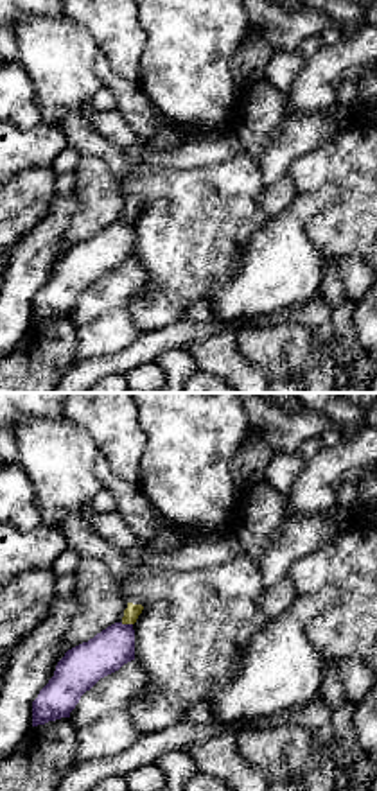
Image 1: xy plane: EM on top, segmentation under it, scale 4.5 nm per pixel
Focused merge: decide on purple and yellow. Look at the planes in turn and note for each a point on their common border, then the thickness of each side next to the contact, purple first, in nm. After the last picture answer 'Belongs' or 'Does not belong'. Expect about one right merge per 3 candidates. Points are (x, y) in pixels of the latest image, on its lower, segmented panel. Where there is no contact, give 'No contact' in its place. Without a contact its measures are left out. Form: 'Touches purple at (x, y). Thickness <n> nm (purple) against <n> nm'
Touches purple at (126, 625). Thickness 180 nm (purple) against 70 nm

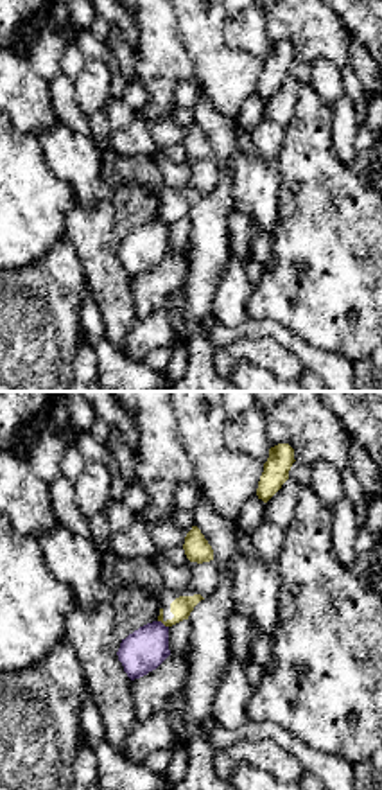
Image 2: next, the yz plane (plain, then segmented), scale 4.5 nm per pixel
Touches purple at (162, 623). Thickness 190 nm (purple) against 90 nm

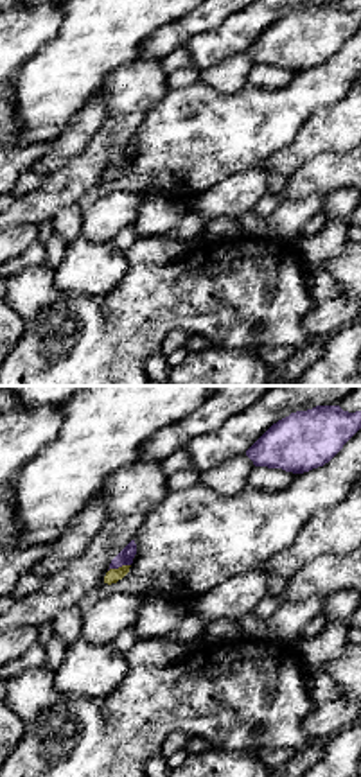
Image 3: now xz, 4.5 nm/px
Touches purple at (119, 566). Thickness 70 nm (purple) against 60 nm

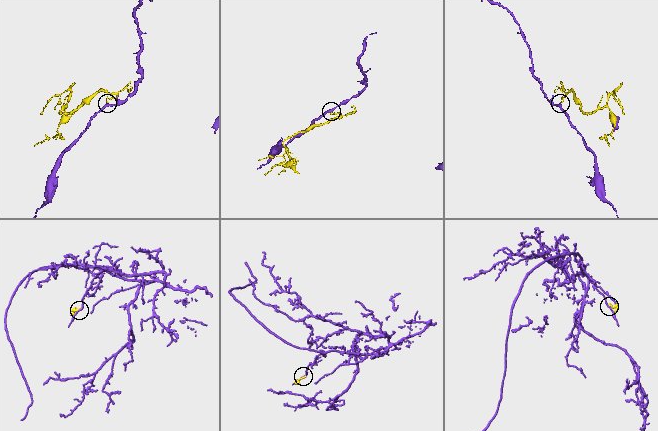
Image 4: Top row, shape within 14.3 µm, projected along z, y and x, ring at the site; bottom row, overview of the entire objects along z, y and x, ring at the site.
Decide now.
Does not belong

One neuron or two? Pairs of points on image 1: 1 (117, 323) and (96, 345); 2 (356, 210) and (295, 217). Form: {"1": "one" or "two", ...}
{"1": "one", "2": "two"}

